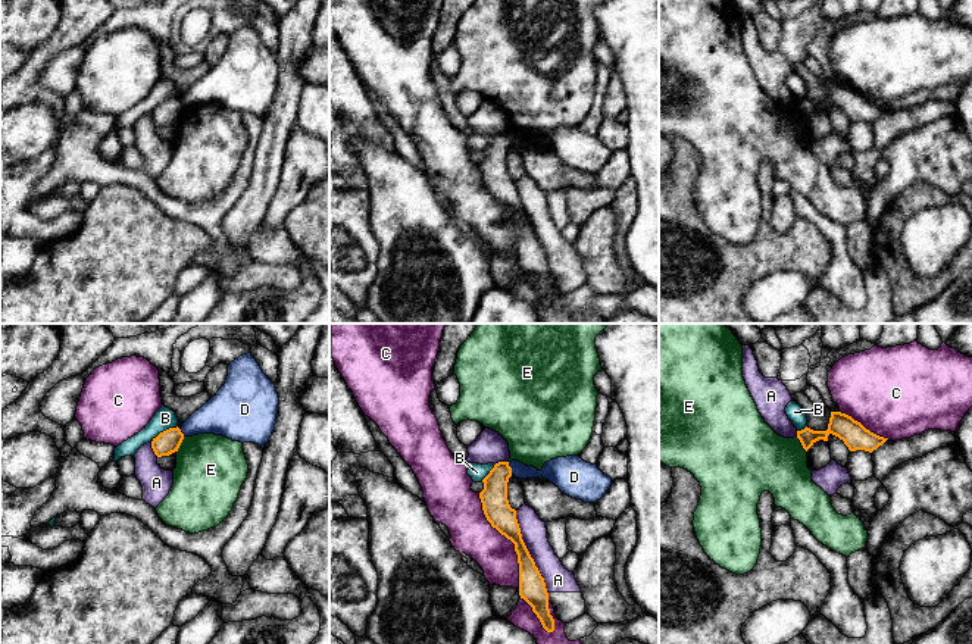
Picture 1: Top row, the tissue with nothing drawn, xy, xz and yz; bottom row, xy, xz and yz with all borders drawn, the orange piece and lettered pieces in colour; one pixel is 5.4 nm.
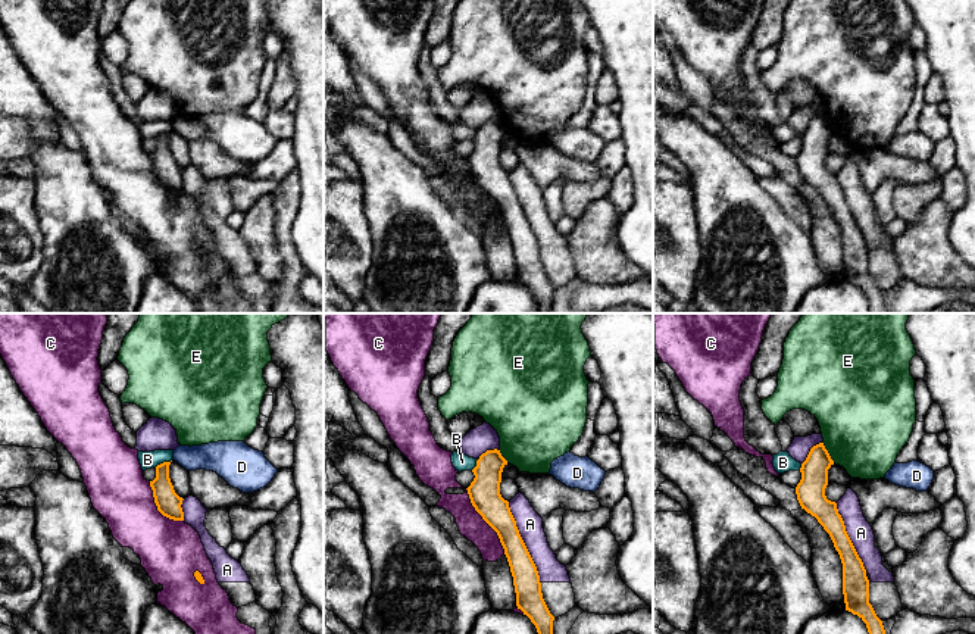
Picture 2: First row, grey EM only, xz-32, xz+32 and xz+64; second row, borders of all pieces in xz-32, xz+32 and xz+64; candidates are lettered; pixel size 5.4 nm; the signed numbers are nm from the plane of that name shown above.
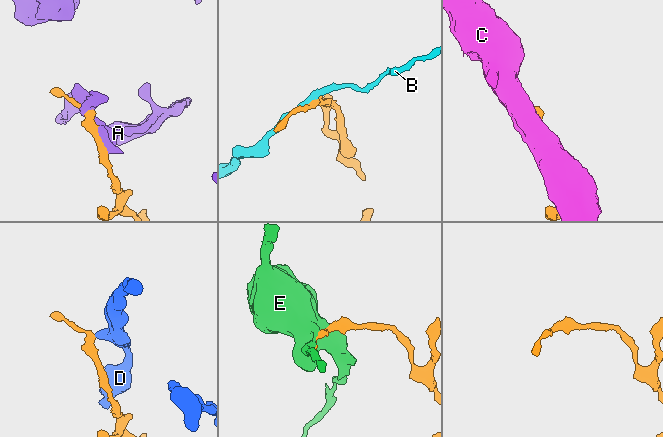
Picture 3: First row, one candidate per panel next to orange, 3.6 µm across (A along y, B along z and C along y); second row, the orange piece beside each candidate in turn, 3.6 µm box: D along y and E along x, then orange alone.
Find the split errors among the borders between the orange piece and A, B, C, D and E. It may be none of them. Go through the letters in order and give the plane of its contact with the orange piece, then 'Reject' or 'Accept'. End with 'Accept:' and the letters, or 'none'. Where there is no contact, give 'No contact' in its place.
A: Touches orange in xz. Reject
B: Touches orange in xy. Reject
C: Touches orange in xz. Reject
D: Touches orange in xz. Reject
E: Touches orange in yz. Reject
Accept: none

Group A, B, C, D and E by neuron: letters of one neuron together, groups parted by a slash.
A / B / C / D / E

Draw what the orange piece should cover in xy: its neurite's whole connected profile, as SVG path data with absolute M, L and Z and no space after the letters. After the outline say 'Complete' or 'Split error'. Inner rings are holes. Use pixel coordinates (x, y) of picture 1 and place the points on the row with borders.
M178 426L169 428L160 432L156 438L153 438L151 448L157 457L169 456L178 451L182 440L184 440L184 434Z. Complete

